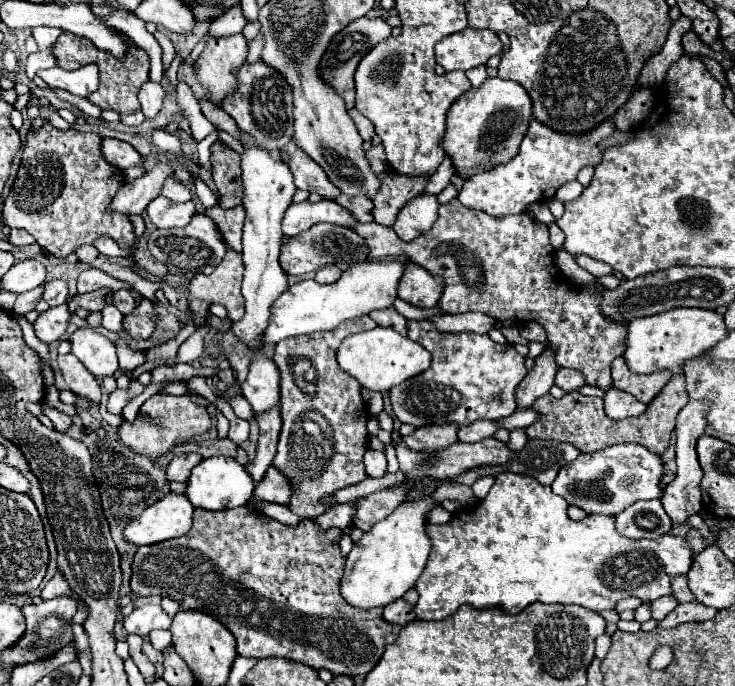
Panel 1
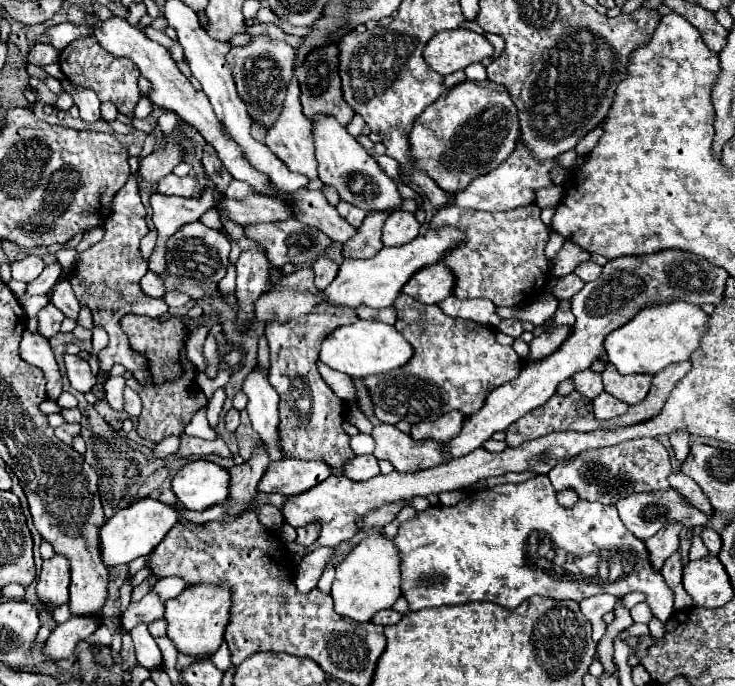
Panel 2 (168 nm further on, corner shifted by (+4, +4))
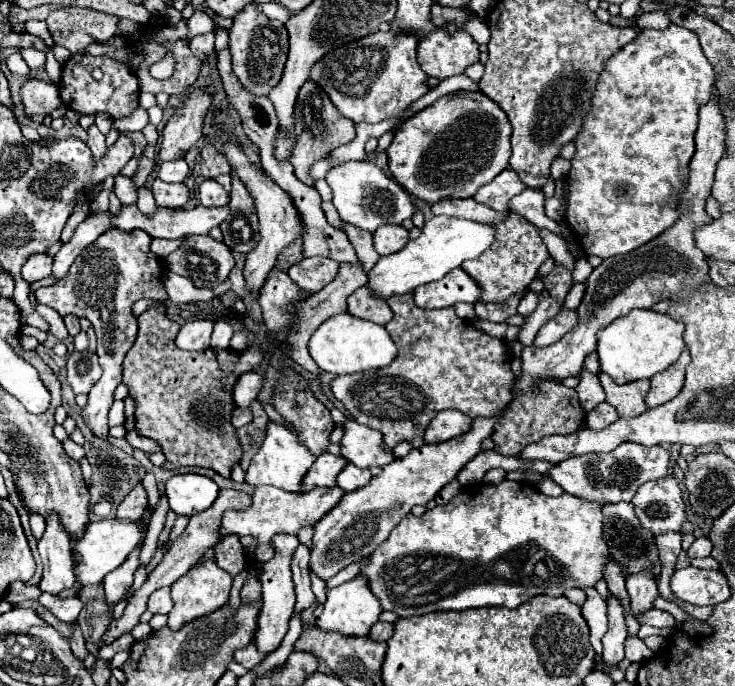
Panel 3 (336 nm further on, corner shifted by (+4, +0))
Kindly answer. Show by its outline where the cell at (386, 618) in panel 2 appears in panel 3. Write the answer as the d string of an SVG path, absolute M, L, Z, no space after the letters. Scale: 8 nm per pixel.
M377 622L369 632L369 638L375 642L387 642L391 636L393 636L393 624L389 622Z

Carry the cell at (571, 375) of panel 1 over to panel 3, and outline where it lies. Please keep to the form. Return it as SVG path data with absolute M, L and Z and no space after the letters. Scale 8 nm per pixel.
M589 370L581 372L581 382L579 382L579 386L575 390L577 390L579 402L581 402L583 414L589 414L597 404L601 404L605 400L605 392L603 392L603 388L599 384L597 374L593 374Z

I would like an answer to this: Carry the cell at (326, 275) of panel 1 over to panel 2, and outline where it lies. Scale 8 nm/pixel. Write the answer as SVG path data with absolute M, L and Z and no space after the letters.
M317 258L313 262L313 272L315 272L315 286L317 288L325 288L337 276L339 266L333 260L329 260L329 258Z

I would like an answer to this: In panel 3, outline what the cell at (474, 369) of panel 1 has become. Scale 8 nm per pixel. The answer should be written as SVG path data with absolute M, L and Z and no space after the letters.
M411 292L405 296L391 296L387 304L393 310L393 318L389 324L385 324L385 330L397 344L397 358L393 364L373 372L337 376L331 382L333 396L347 408L353 420L379 430L387 448L395 448L401 440L409 442L413 448L421 448L429 422L441 410L455 408L471 418L493 418L507 408L507 404L513 400L515 376L511 372L511 358L503 340L475 330L471 322L459 318L453 308L417 308L417 304L413 304Z

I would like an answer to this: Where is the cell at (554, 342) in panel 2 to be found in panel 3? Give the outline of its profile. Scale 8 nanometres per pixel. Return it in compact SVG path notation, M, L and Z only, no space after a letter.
M561 308L559 314L557 314L553 320L549 320L549 322L537 332L535 346L551 346L553 342L561 340L561 336L567 334L575 324L577 324L577 310Z

